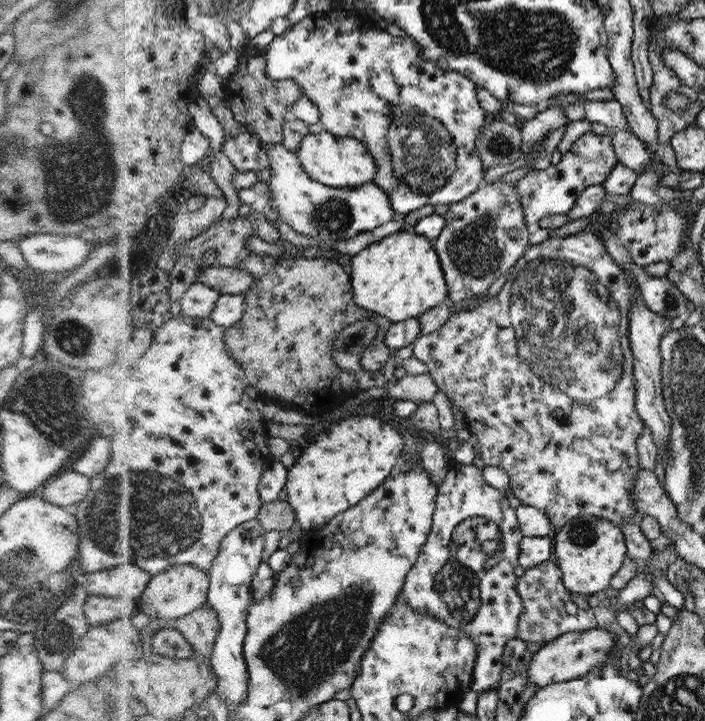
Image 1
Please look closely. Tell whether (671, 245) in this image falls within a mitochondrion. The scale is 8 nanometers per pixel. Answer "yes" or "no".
no

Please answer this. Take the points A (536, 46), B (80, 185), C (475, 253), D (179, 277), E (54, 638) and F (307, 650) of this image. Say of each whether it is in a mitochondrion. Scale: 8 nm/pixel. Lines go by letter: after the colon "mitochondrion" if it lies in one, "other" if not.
A: mitochondrion
B: mitochondrion
C: mitochondrion
D: other
E: mitochondrion
F: mitochondrion

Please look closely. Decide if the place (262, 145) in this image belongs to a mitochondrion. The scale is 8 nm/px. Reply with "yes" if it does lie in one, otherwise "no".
no

